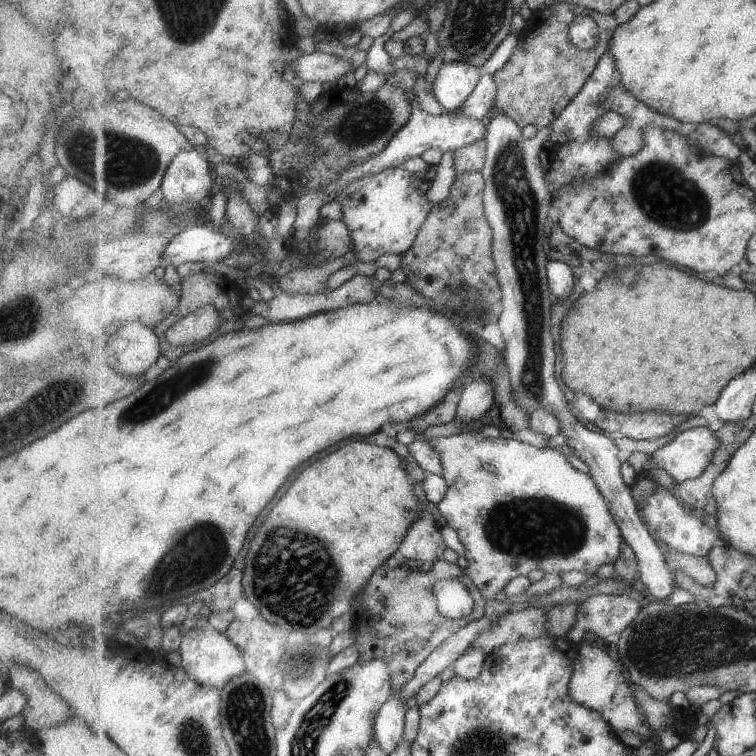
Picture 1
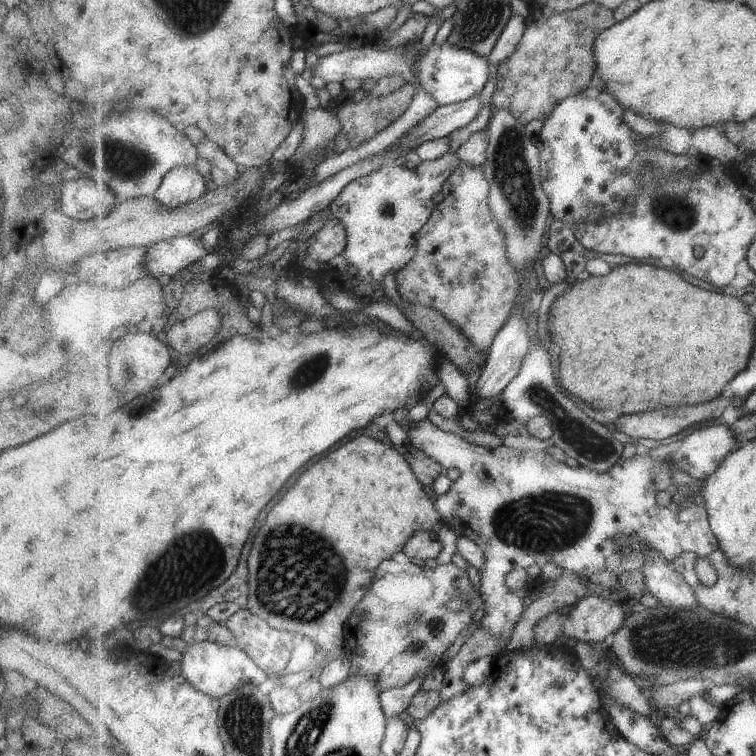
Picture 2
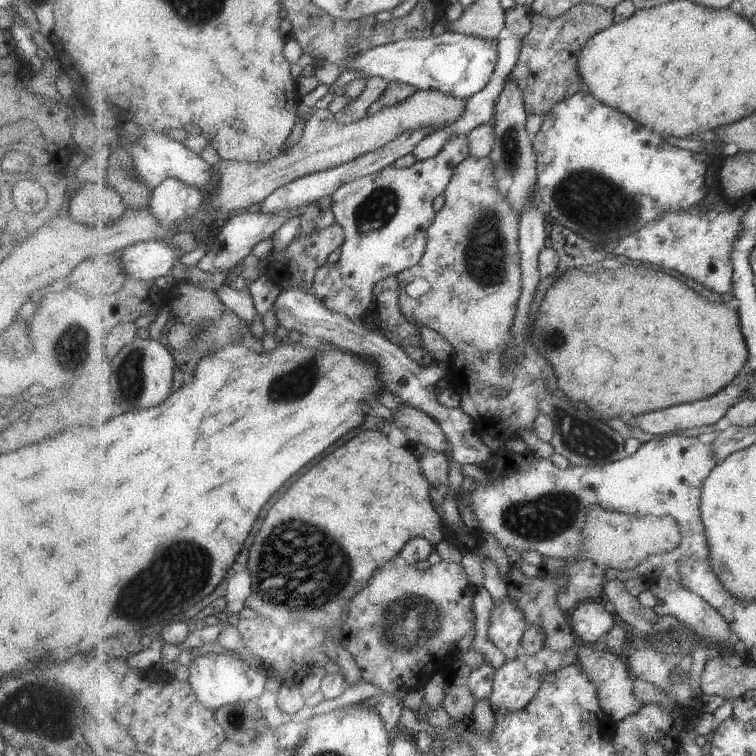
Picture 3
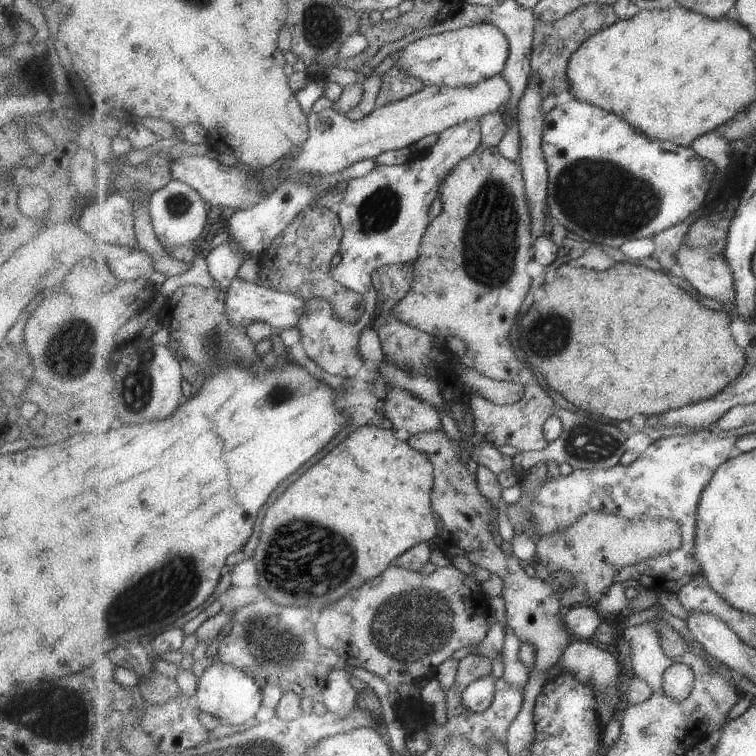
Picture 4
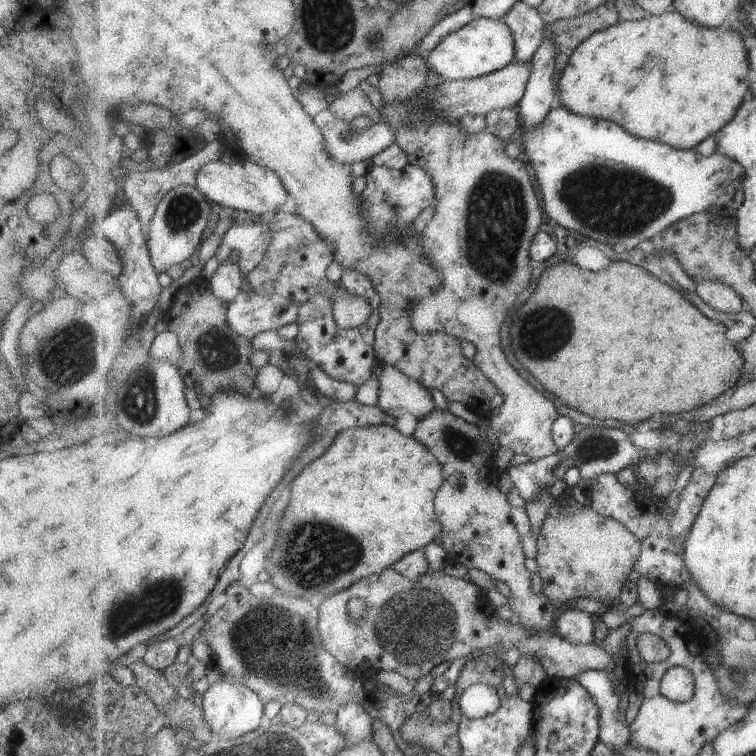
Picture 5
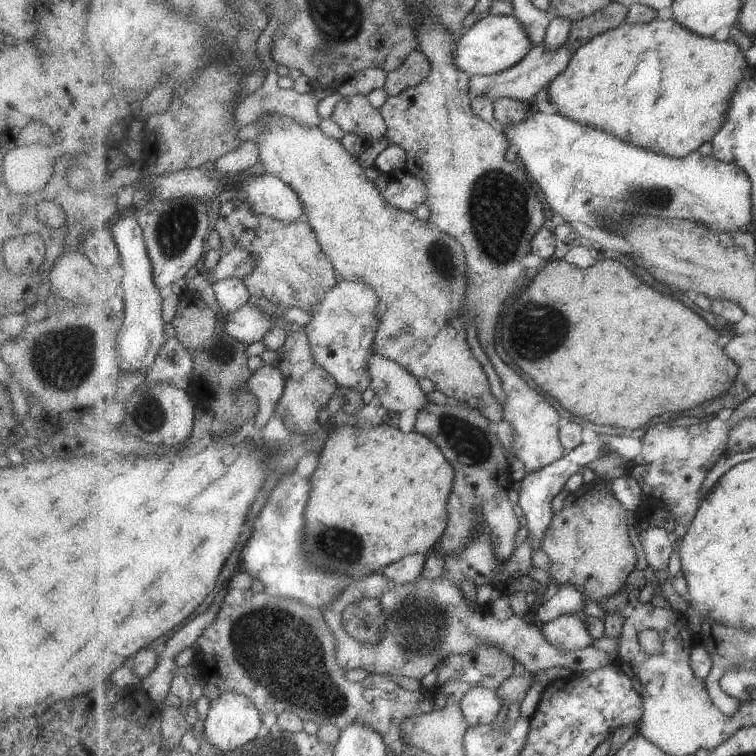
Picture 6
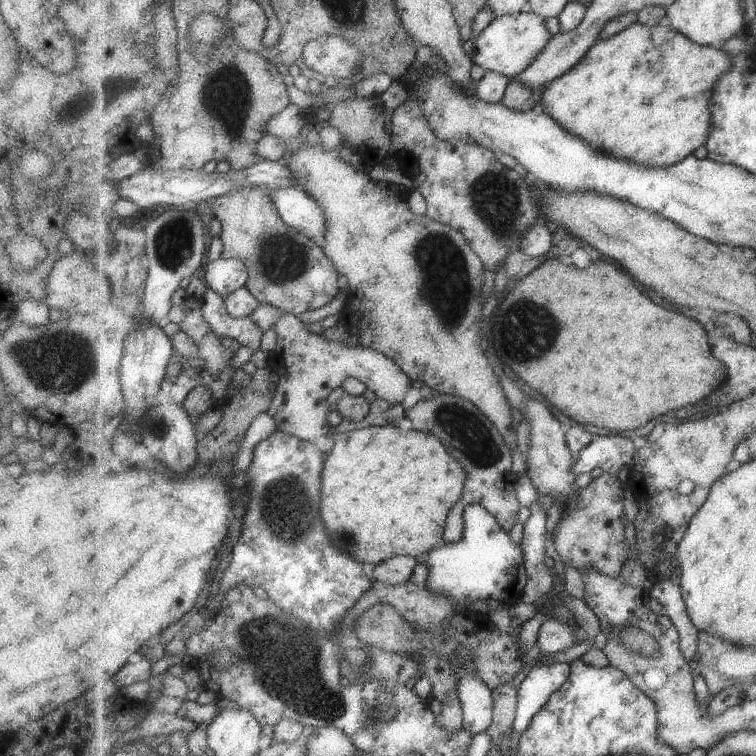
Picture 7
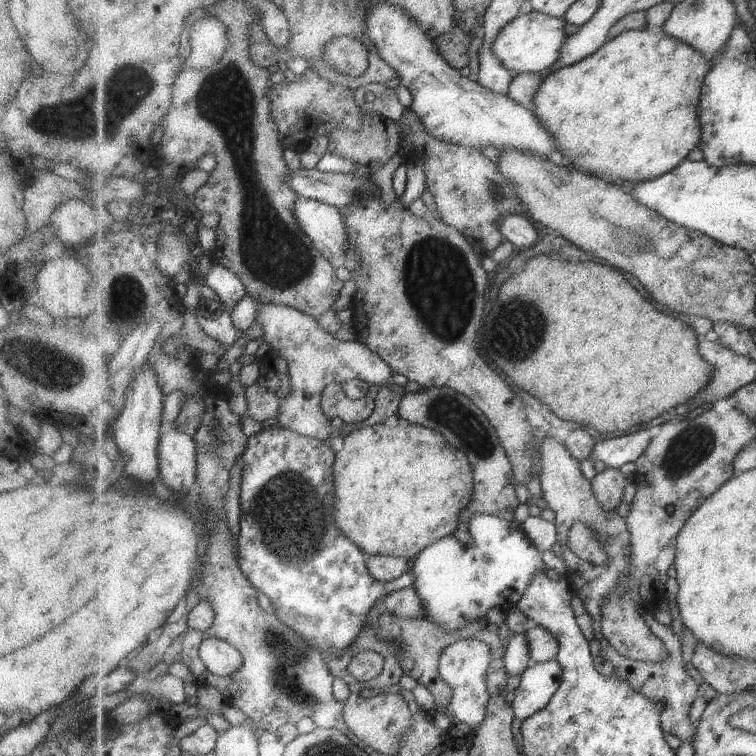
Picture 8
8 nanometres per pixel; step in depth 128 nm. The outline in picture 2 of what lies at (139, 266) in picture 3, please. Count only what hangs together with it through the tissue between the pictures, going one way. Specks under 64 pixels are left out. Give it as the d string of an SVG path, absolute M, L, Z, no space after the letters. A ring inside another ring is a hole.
M198 235L176 236L152 244L145 260L146 274L154 277L166 274L173 277L209 254L211 250L203 246Z

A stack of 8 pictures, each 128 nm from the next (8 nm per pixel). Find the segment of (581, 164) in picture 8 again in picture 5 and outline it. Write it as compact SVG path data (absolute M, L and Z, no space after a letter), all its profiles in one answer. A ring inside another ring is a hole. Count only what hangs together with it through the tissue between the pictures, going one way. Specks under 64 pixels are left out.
M673 11L641 20L620 21L597 31L572 53L570 63L557 80L556 94L561 105L579 116L608 120L637 138L689 150L716 135L735 118L739 107L750 96L751 69L750 49L745 46L743 34L730 28L705 28Z

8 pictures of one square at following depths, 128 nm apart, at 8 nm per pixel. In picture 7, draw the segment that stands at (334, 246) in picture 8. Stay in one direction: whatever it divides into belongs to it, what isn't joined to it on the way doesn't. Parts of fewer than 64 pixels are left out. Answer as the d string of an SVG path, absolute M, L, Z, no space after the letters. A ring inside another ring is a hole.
M280 188L271 191L271 200L275 201L287 224L311 239L321 232L324 238L327 210L317 198L302 189Z

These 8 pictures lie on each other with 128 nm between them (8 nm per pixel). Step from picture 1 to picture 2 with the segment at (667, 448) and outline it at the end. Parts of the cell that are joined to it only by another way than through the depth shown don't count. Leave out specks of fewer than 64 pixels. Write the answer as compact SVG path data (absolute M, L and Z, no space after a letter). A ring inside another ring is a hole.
M712 426L685 437L678 450L671 453L671 460L691 477L706 479L742 445L732 426Z

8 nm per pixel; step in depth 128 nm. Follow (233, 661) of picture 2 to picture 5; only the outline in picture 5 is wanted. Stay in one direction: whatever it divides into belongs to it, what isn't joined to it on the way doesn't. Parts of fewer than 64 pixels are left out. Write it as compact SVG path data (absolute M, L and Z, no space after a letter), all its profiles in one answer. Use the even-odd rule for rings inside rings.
M224 675L211 684L203 696L203 715L216 738L239 738L242 734L255 730L261 726L263 710L265 710L265 706L261 702L261 698L249 686L229 675Z

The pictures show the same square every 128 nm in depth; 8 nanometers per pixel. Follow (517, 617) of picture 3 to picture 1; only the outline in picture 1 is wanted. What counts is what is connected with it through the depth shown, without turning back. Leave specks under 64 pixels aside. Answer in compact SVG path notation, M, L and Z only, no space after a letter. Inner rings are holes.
M479 431L461 432L450 437L433 437L431 448L441 454L448 482L445 498L437 504L446 522L459 535L466 549L468 567L461 579L438 580L435 596L439 612L450 619L469 616L473 609L470 587L474 583L486 599L498 598L503 588L515 578L531 570L544 572L569 572L577 570L590 574L595 580L599 568L615 564L627 544L610 502L603 496L594 476L573 468L568 456L553 448L539 448L532 444L503 437L481 436ZM658 483L655 492L651 492L643 500L635 498L635 502L637 502L637 510L639 510L641 518L644 518L647 528L651 531L651 536L657 542L667 544L675 552L683 552L683 554L690 554L691 556L707 556L717 544L721 543L717 534L703 522L703 517L705 517L703 512L688 508L673 492Z

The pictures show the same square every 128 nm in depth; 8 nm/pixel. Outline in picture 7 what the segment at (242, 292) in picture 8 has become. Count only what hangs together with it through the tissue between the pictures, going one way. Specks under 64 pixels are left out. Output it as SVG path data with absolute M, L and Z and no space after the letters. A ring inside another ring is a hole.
M219 256L218 259L208 262L205 270L206 286L225 298L246 286L250 277L247 264L243 260L235 260L235 257Z

